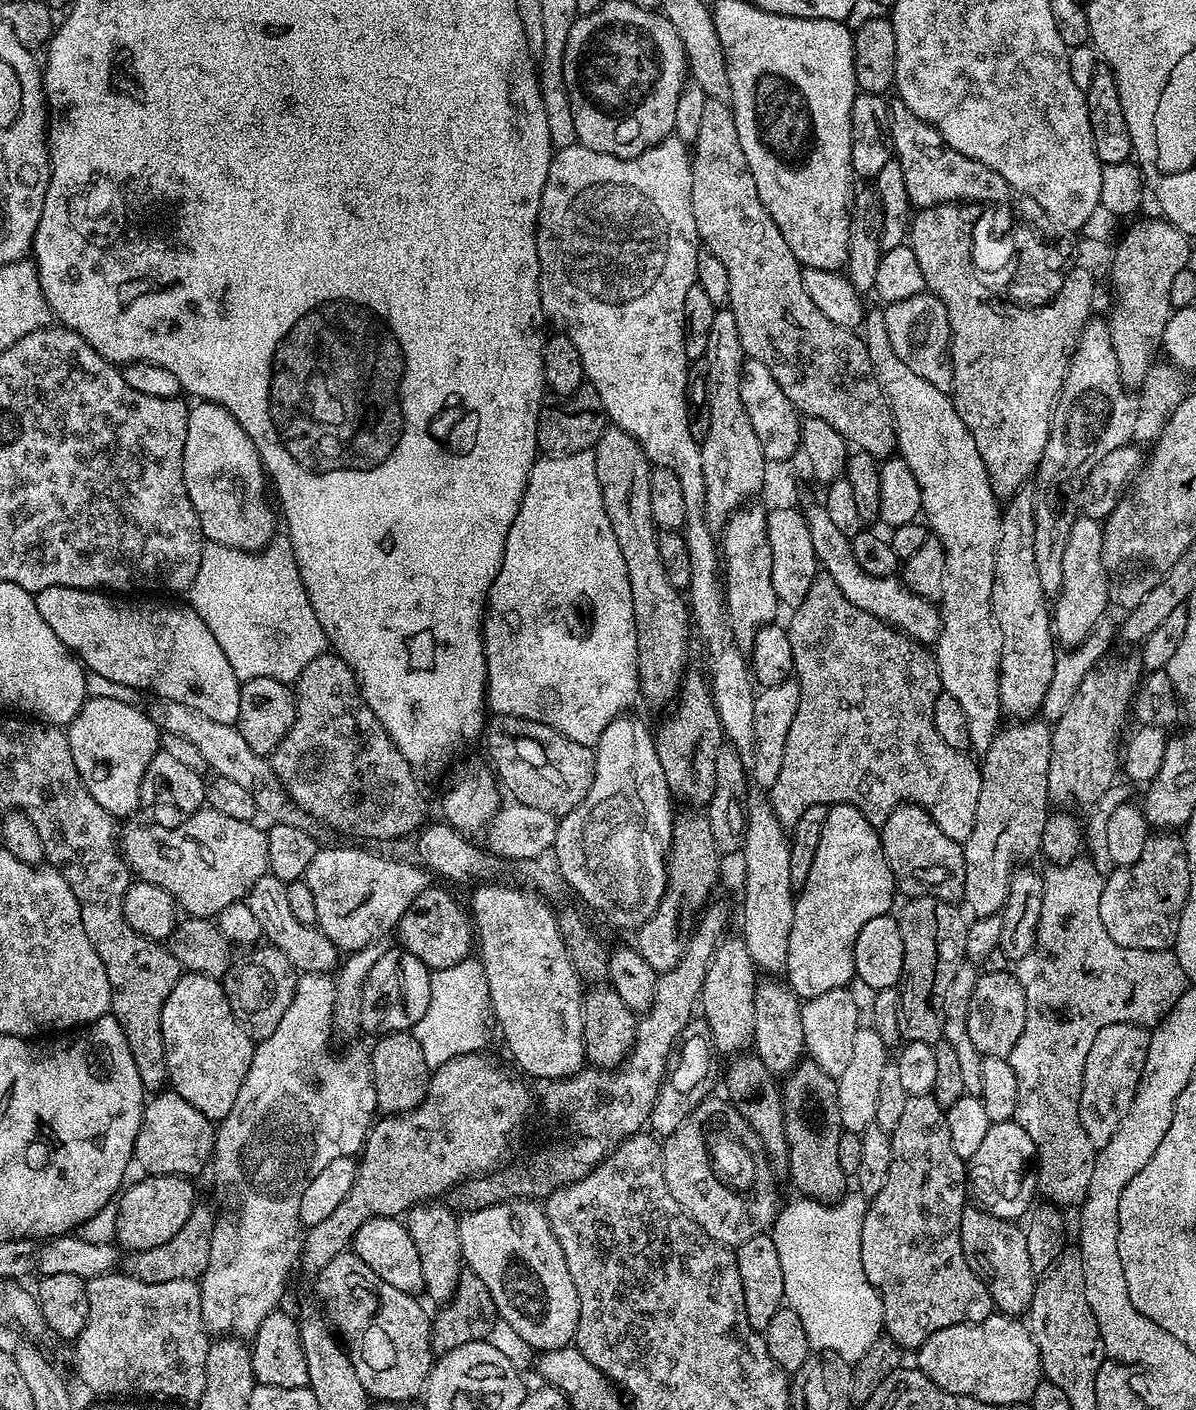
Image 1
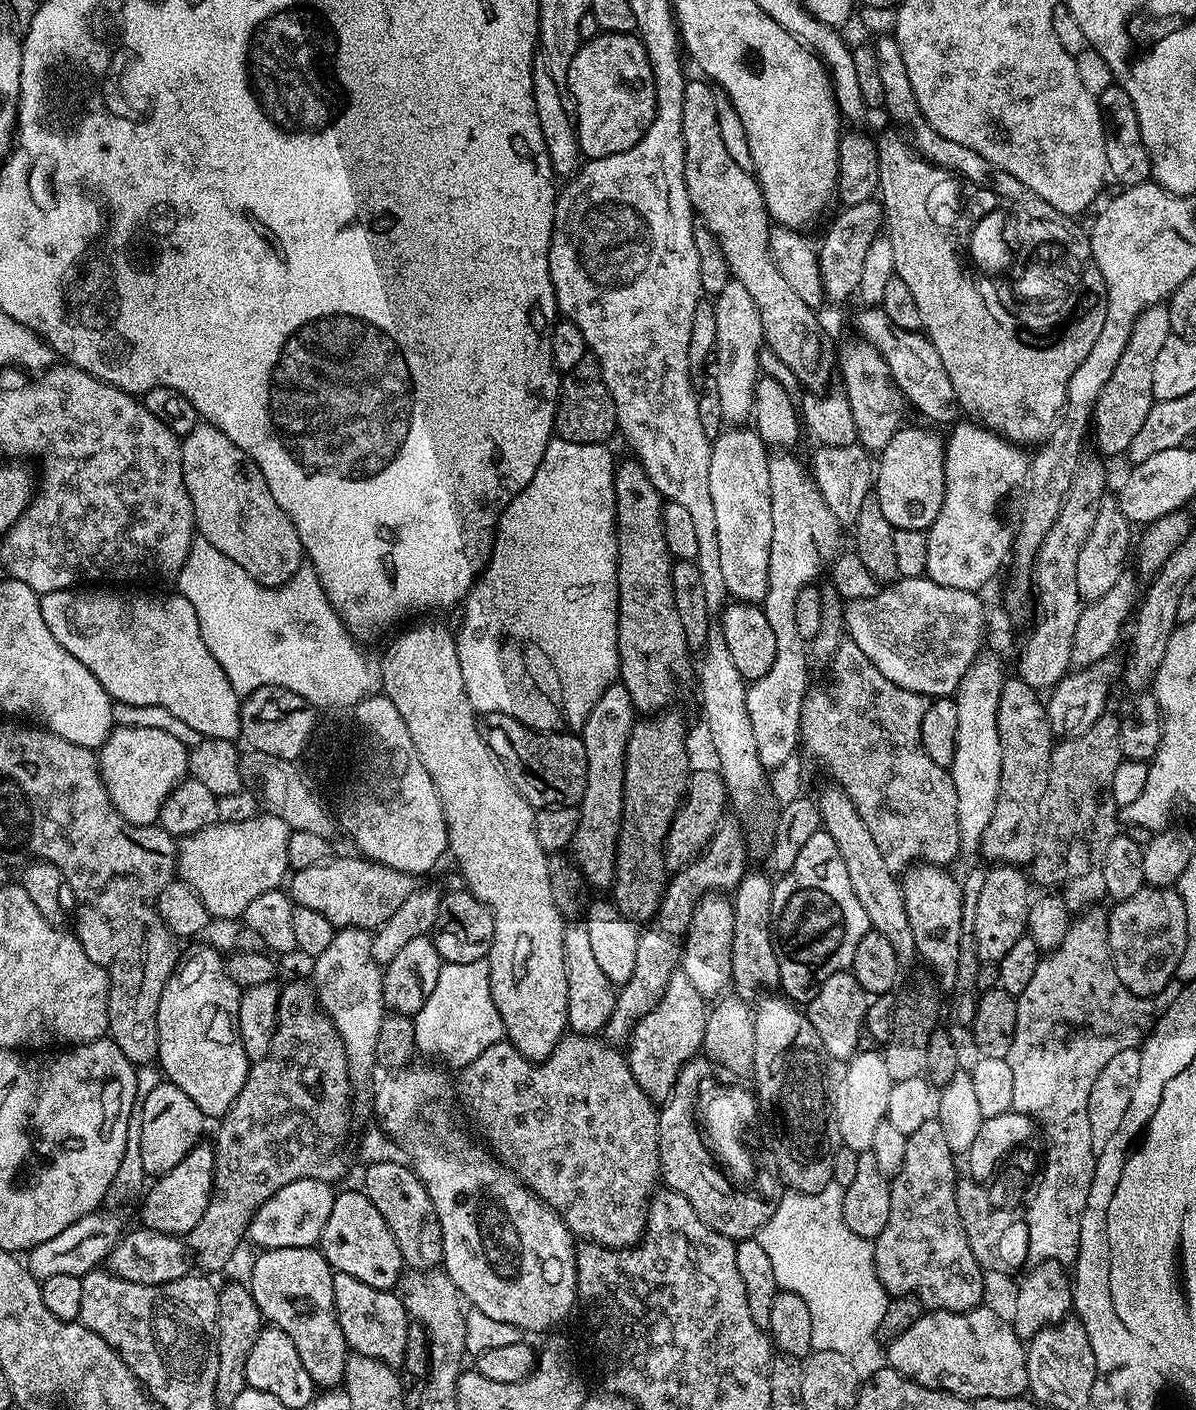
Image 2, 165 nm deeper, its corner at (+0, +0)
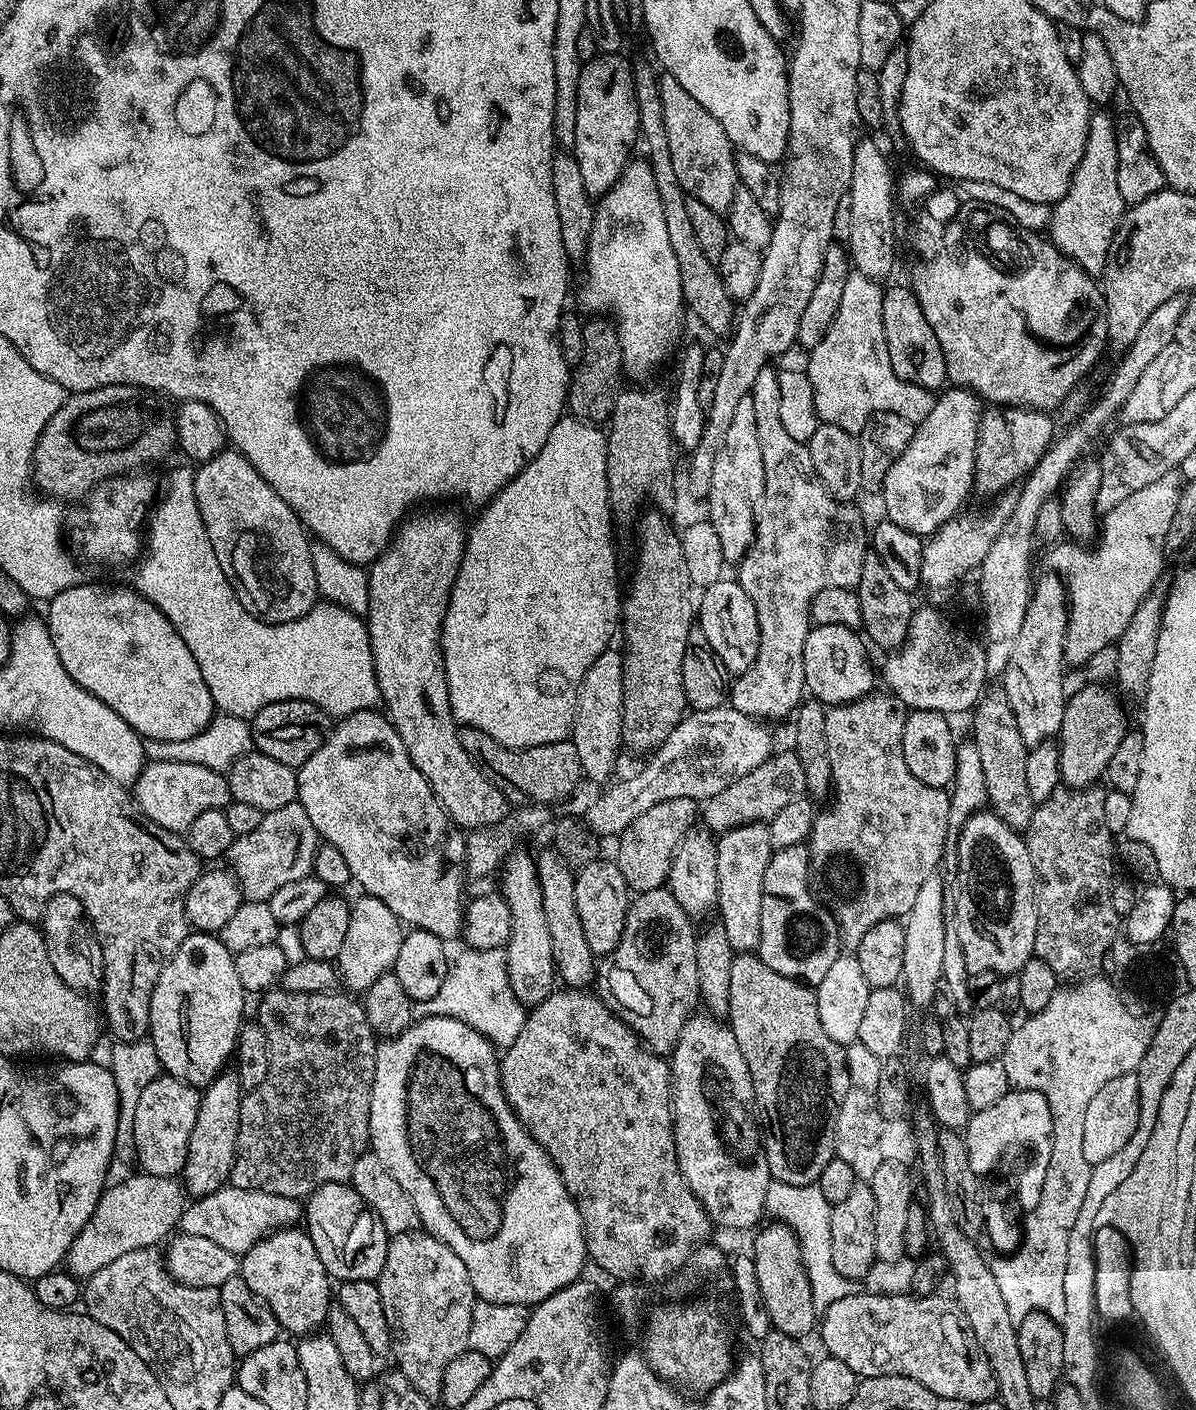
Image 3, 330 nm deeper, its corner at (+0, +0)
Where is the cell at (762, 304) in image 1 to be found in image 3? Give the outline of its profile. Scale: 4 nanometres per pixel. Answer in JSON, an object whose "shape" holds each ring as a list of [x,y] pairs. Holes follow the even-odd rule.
{"shape":[[[664,74],[659,77],[662,94],[662,118],[666,122],[666,142],[670,150],[670,162],[674,162],[674,174],[689,196],[698,198],[710,206],[710,210],[727,213],[738,187],[736,178],[736,152],[726,130],[678,83],[678,78]]]}

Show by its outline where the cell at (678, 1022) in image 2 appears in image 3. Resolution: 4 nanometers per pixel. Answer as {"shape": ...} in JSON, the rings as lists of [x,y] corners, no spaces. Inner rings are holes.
{"shape":[[[667,886],[639,893],[629,903],[626,914],[626,926],[618,946],[609,956],[603,957],[598,964],[598,975],[594,981],[598,995],[605,1006],[622,1022],[626,1022],[636,1031],[636,1035],[657,1054],[670,1054],[676,1049],[682,1026],[697,1011],[701,1003],[698,986],[698,962],[694,962],[697,929],[692,929],[693,917],[682,910],[678,898]]]}

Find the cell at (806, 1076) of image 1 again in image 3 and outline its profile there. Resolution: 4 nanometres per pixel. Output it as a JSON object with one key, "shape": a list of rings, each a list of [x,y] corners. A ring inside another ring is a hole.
{"shape":[[[742,952],[733,955],[730,966],[730,1010],[726,1023],[746,1058],[752,1089],[756,1095],[754,1105],[758,1117],[758,1128],[762,1133],[764,1157],[773,1181],[789,1183],[790,1186],[816,1184],[826,1162],[834,1155],[832,1147],[832,1120],[838,1106],[854,1080],[848,1073],[848,1056],[845,1045],[839,1044],[822,1030],[818,1014],[815,991],[799,980],[791,980],[778,970],[770,970],[759,955]]]}

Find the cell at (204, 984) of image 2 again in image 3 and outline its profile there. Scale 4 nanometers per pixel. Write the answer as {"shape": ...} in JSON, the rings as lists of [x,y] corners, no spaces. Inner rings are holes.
{"shape":[[[193,931],[178,946],[178,950],[166,962],[162,974],[158,974],[158,986],[150,998],[150,1039],[160,1059],[161,1069],[167,1075],[203,1090],[213,1078],[225,1071],[224,1064],[233,1059],[240,1025],[245,1023],[244,999],[246,993],[238,979],[236,957],[220,941],[219,935],[210,932]]]}

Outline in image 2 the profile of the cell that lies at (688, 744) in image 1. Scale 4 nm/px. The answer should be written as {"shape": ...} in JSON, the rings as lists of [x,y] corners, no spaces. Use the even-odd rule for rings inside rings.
{"shape":[[[629,458],[615,465],[614,498],[616,499],[616,577],[618,578],[618,658],[620,659],[619,683],[626,686],[632,707],[640,714],[655,714],[667,709],[680,692],[683,684],[693,683],[694,660],[678,619],[678,606],[674,606],[672,566],[674,557],[668,553],[666,534],[662,524],[665,499],[650,482],[640,461]]]}

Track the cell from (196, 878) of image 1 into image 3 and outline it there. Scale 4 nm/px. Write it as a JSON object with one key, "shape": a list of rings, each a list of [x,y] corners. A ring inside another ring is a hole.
{"shape":[[[299,802],[282,806],[282,810],[265,812],[262,823],[251,831],[232,841],[226,860],[232,874],[240,883],[245,901],[267,901],[286,882],[298,882],[298,878],[313,875],[312,863],[318,847],[314,822]]]}

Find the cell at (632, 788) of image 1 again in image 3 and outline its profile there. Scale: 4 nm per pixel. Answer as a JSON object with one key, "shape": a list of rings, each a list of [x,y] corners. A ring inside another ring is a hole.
{"shape":[[[615,647],[594,658],[594,666],[586,670],[580,688],[576,691],[576,713],[572,716],[570,739],[578,750],[583,775],[592,780],[604,780],[616,768],[616,759],[622,753],[622,710],[624,709],[624,657]]]}

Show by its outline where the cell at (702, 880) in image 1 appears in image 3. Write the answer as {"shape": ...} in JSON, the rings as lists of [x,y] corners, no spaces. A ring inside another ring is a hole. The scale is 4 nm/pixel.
{"shape":[[[652,510],[656,512],[645,511],[639,517],[640,520],[640,545],[636,548],[636,565],[632,568],[632,577],[627,577],[626,587],[622,592],[622,603],[620,605],[620,618],[622,621],[622,636],[624,632],[624,648],[622,655],[624,657],[624,673],[622,674],[622,686],[624,687],[624,709],[622,710],[622,734],[620,735],[623,747],[625,749],[633,748],[636,752],[643,754],[655,753],[657,748],[662,746],[662,742],[678,726],[678,722],[683,720],[686,715],[686,701],[684,698],[684,687],[682,686],[682,658],[688,649],[688,635],[694,627],[694,585],[690,582],[690,573],[686,570],[686,558],[682,554],[680,545],[680,532],[672,529],[672,524],[663,516],[663,511]]]}

